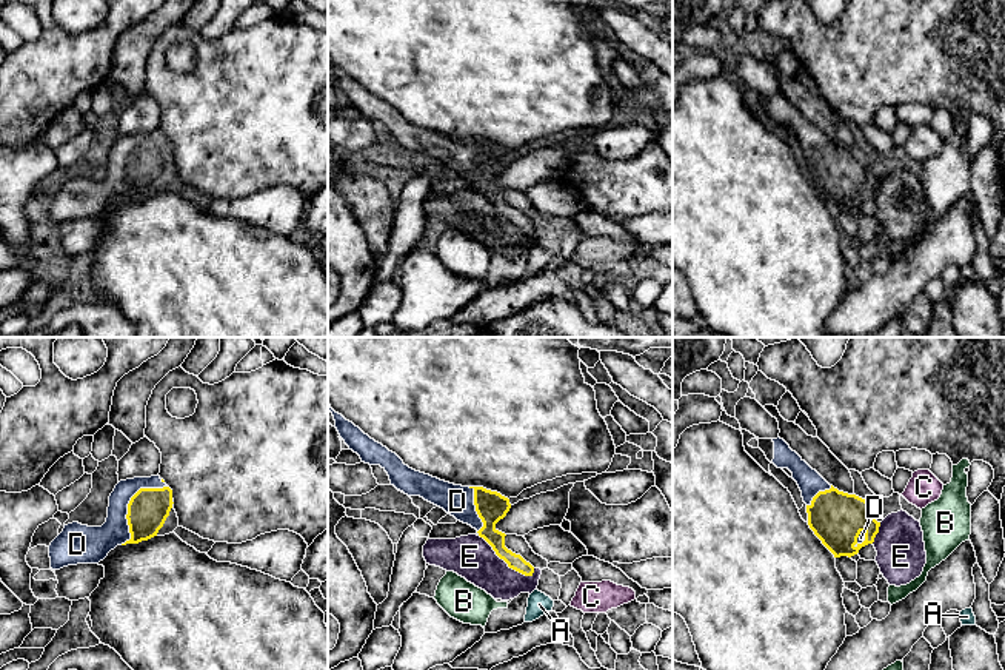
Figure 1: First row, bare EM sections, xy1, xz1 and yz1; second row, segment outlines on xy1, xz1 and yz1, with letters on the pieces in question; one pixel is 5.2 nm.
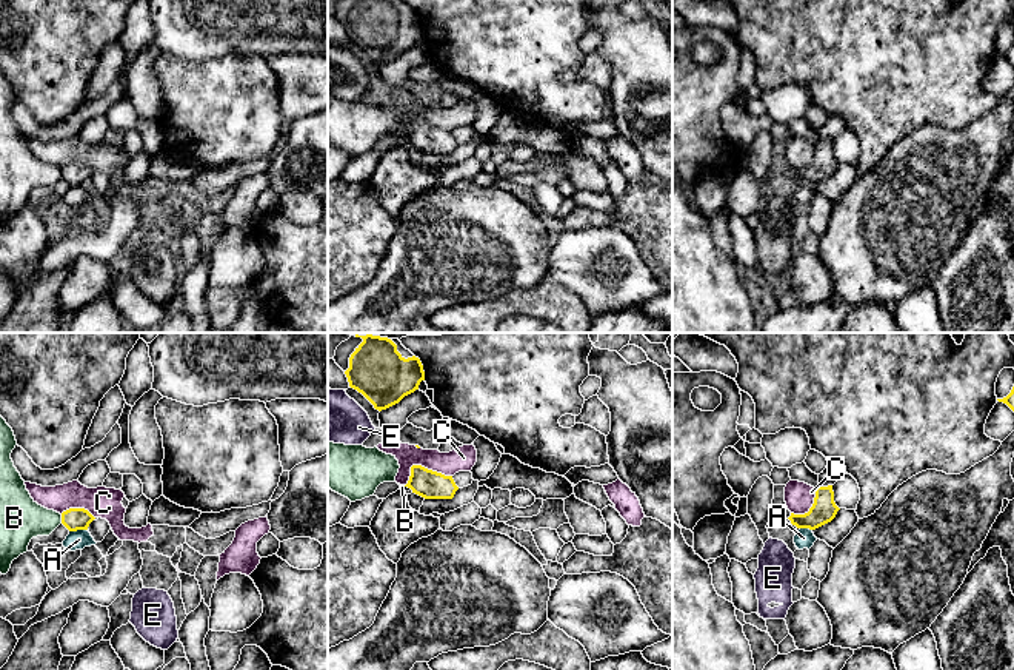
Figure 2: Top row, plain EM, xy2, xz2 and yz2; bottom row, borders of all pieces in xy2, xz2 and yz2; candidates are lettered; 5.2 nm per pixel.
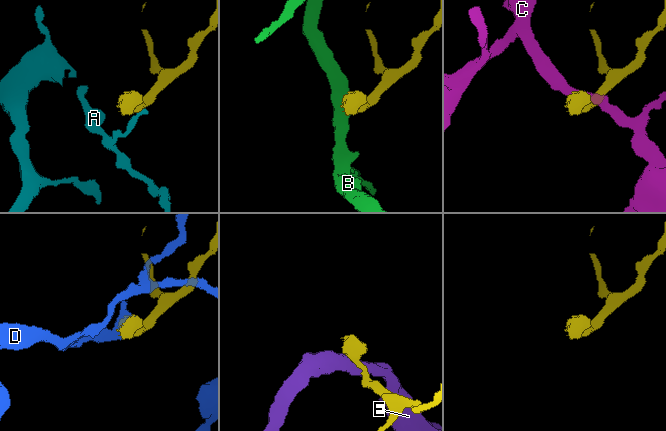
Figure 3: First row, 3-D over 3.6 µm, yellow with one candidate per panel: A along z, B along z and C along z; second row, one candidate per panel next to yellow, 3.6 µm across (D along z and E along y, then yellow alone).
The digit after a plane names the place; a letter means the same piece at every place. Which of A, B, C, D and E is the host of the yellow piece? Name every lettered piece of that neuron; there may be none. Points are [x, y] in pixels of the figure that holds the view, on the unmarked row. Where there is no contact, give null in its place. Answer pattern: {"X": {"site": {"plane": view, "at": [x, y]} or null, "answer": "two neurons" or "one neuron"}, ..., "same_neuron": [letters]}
{"A": {"site": {"plane": "xy2", "at": [77, 184]}, "answer": "two neurons"}, "B": {"site": {"plane": "xy2", "at": [62, 174]}, "answer": "two neurons"}, "C": {"site": {"plane": "xz2", "at": [422, 122]}, "answer": "two neurons"}, "D": {"site": {"plane": "xy1", "at": [128, 160]}, "answer": "one neuron"}, "E": {"site": {"plane": "xz1", "at": [505, 216]}, "answer": "two neurons"}, "same_neuron": ["D"]}

